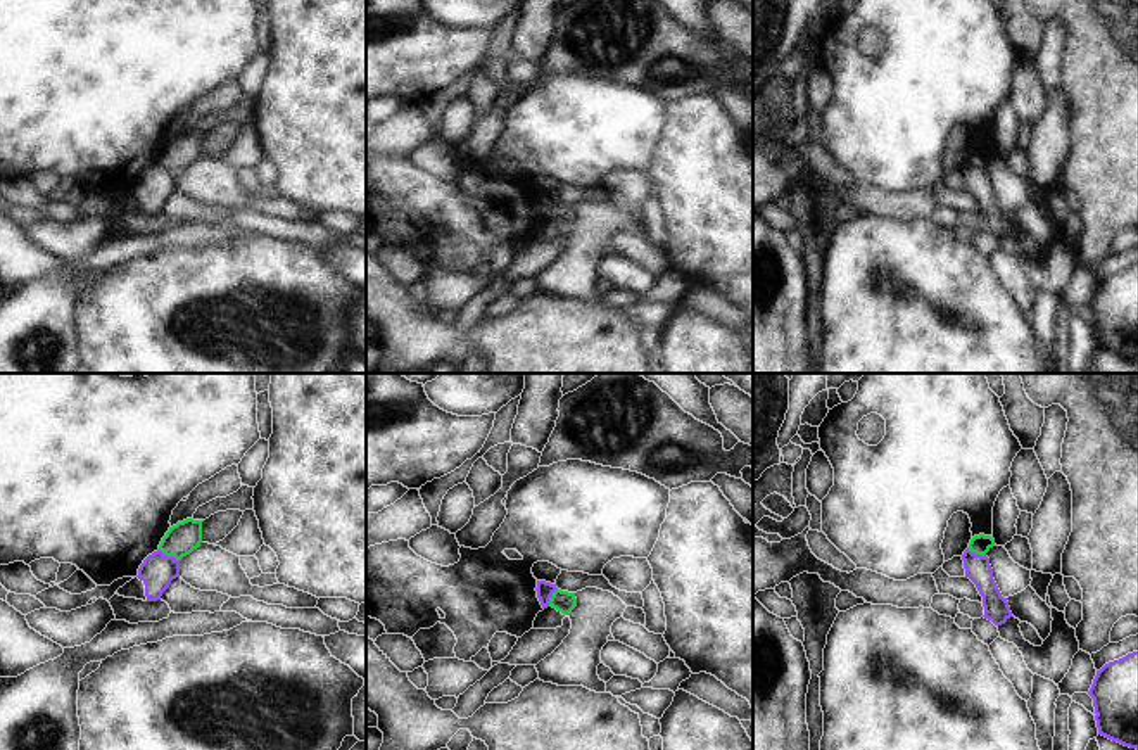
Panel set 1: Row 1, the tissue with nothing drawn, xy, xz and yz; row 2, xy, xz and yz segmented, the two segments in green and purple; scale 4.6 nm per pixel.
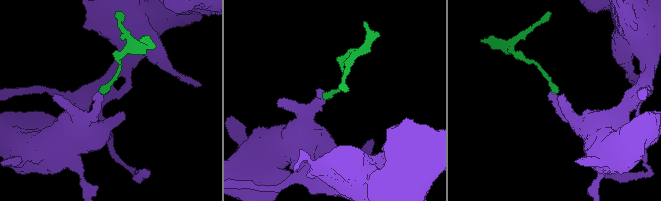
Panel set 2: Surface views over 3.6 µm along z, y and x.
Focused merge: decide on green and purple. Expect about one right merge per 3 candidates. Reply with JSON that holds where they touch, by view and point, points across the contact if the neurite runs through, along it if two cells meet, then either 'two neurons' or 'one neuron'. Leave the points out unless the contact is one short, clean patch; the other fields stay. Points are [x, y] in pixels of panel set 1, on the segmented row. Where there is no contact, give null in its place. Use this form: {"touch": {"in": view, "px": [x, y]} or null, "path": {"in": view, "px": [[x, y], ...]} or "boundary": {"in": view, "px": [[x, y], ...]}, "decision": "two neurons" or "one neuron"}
{"touch": {"in": "xy", "px": [170, 555]}, "boundary": {"in": "xy", "px": [[159, 548], [178, 560]]}, "decision": "two neurons"}

